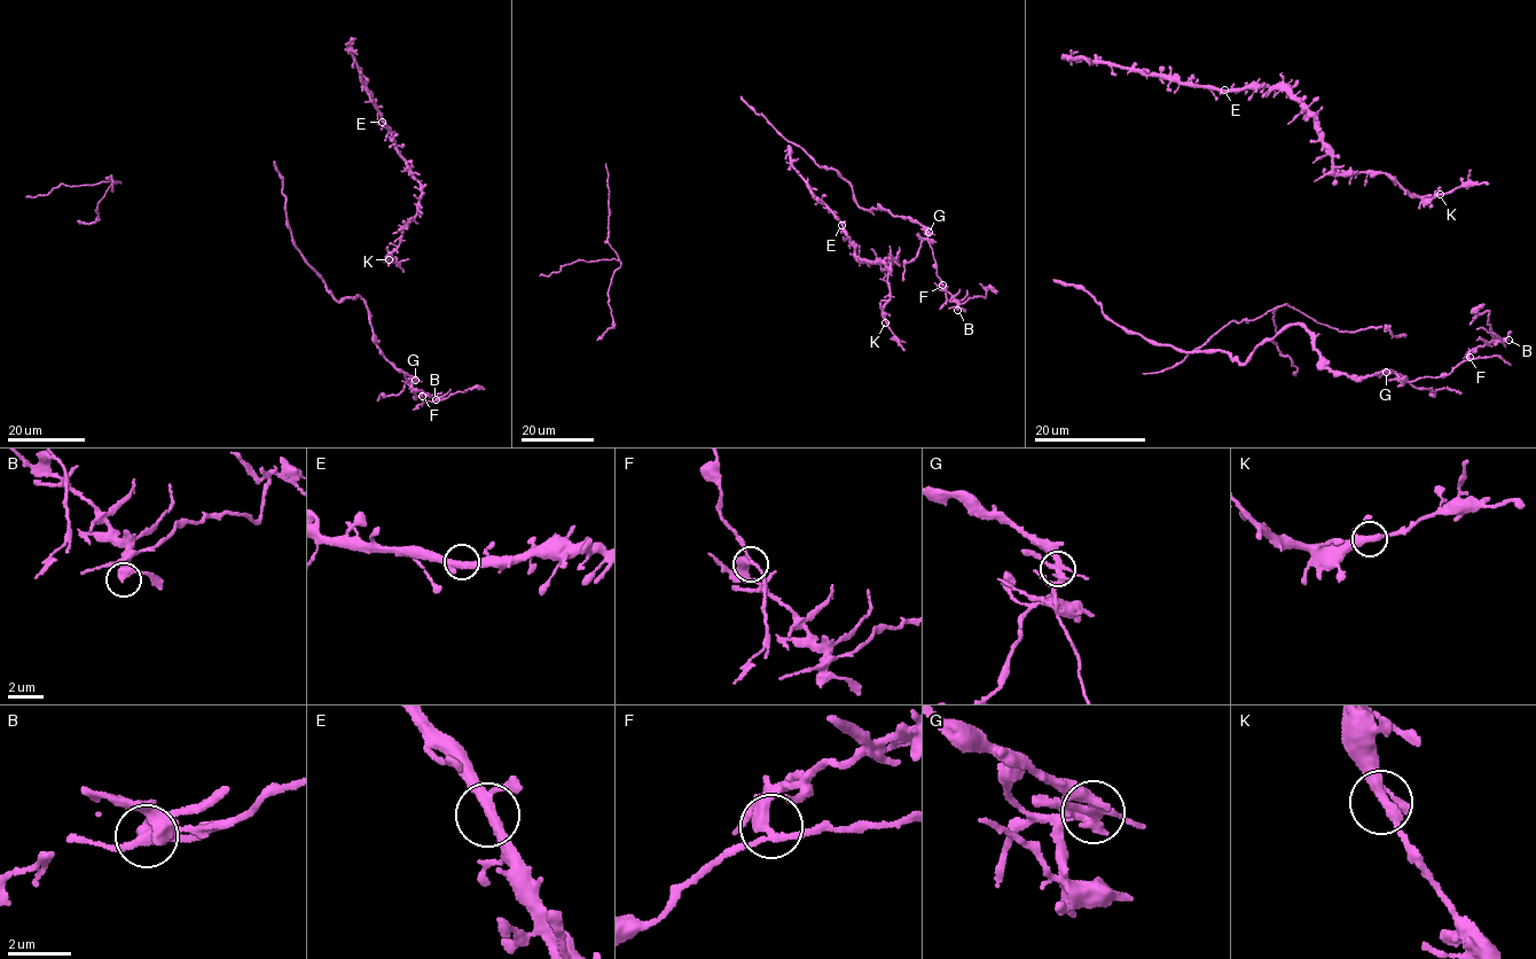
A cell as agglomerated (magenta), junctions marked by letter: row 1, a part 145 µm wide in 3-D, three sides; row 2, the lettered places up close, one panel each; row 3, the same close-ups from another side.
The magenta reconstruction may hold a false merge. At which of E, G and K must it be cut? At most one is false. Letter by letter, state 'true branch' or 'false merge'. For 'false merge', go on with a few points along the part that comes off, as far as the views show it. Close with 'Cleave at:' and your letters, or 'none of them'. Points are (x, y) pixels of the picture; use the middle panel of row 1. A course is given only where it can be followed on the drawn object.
E: true branch
G: false merge; foreign part runs (929, 232), (937, 274), (957, 302), (984, 297), (988, 288), (996, 293)
K: true branch
Cleave at: G

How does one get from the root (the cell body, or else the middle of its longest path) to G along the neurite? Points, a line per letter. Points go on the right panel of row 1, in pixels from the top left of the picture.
G: (1172, 345), (1217, 350), (1245, 364), (1266, 340), (1298, 324), (1325, 366), (1357, 379), (1386, 373)

